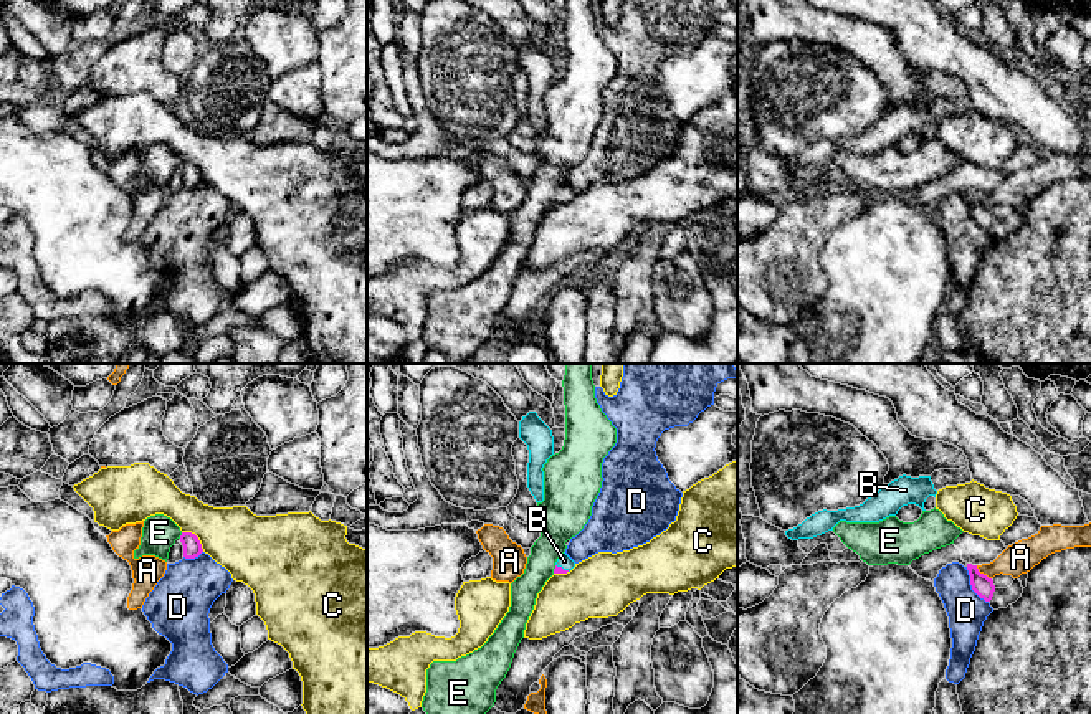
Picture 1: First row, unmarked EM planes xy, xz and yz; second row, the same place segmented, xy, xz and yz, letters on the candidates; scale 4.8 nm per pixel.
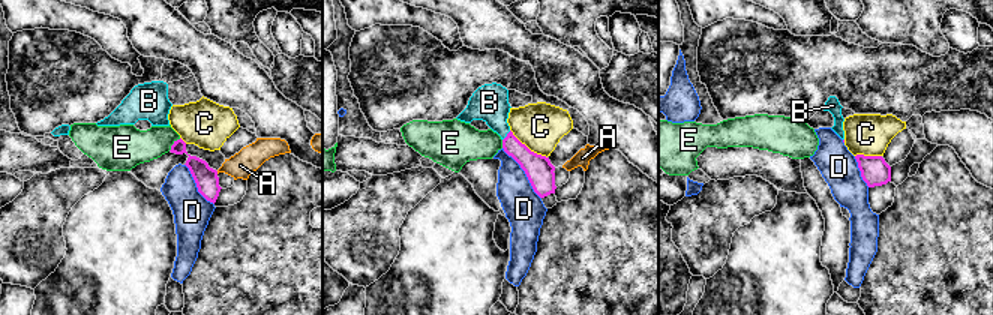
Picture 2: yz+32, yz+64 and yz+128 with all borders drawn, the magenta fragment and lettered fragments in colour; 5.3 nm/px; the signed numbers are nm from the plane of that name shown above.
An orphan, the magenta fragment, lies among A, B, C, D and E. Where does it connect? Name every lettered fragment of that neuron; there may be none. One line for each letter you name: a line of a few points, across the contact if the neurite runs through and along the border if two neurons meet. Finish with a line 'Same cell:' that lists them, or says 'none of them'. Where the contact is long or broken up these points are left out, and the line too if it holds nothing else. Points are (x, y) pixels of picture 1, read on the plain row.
B: Line: xz (557, 199), (561, 197), (564, 190)
Same cell: B

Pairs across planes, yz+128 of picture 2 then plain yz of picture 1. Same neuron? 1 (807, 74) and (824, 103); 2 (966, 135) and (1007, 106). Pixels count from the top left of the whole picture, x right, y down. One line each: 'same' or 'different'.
1: same
2: same

